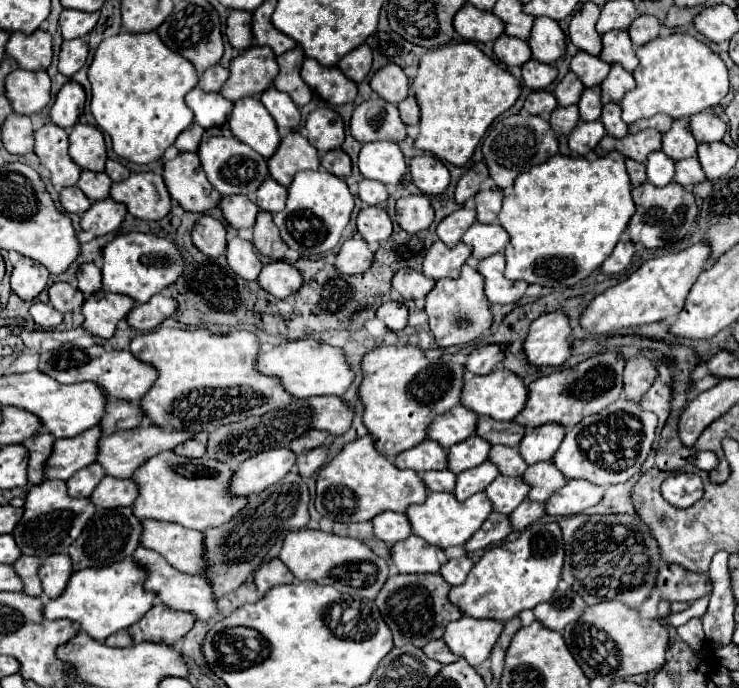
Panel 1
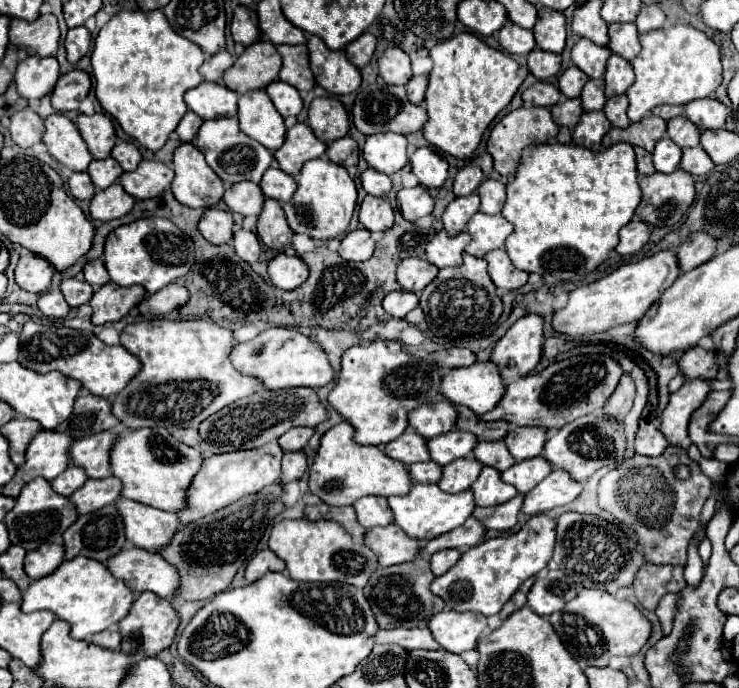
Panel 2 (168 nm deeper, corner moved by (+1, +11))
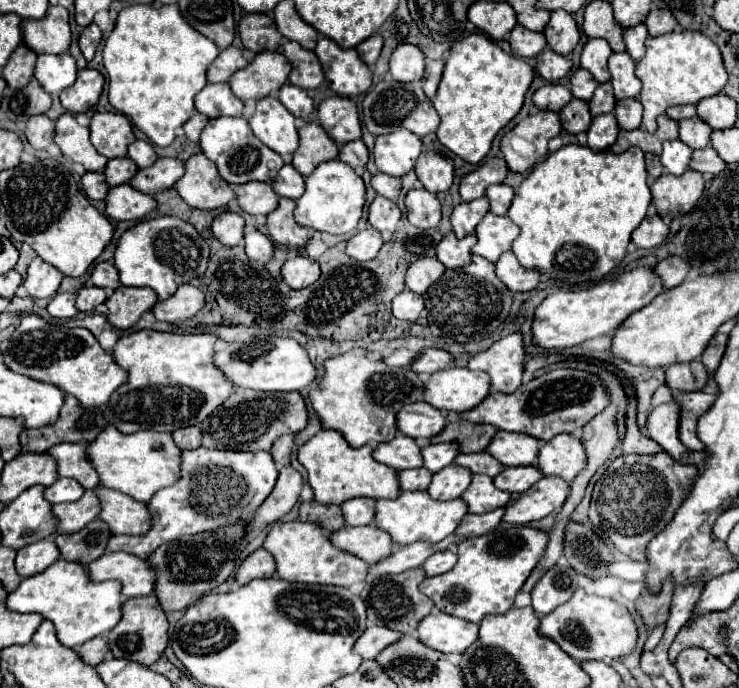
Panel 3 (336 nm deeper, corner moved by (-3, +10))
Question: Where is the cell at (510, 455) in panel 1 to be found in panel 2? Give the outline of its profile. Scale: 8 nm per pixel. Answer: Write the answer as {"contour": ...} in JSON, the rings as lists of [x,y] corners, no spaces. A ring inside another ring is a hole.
{"contour":[[[479,442],[473,448],[473,456],[483,466],[491,466],[499,472],[503,472],[515,464],[513,456],[509,456],[509,450],[505,450],[503,442]]]}

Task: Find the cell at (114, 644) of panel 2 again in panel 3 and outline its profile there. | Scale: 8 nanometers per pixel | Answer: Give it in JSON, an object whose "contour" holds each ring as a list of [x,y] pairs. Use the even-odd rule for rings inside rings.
{"contour":[[[99,635],[79,647],[79,655],[89,665],[99,665],[103,659],[109,657],[109,639],[107,635]]]}

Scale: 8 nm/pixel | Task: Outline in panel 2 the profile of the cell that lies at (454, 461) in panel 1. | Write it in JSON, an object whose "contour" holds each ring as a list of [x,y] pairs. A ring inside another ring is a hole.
{"contour":[[[451,430],[447,434],[427,440],[431,460],[439,466],[445,466],[457,458],[471,456],[471,450],[475,448],[475,444],[477,444],[477,438],[471,432],[457,432],[457,430]]]}

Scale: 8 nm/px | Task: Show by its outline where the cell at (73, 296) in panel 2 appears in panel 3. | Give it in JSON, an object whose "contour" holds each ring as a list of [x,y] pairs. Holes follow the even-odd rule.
{"contour":[[[81,287],[77,291],[77,309],[79,311],[93,311],[95,305],[103,303],[107,299],[107,293],[105,289],[101,287]]]}

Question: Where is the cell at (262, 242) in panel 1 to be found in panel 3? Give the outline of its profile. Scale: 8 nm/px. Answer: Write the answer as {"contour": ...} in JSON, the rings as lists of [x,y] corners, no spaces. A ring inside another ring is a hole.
{"contour":[[[279,199],[279,205],[275,211],[271,211],[267,215],[267,233],[269,237],[283,247],[303,247],[311,235],[315,233],[309,227],[301,227],[293,221],[293,209],[295,209],[295,201],[293,199]]]}

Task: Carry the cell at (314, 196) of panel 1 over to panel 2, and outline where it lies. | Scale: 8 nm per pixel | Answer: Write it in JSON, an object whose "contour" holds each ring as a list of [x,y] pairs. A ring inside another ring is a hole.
{"contour":[[[315,158],[307,162],[303,170],[297,174],[297,184],[299,188],[293,194],[293,198],[283,204],[285,216],[293,232],[307,234],[315,240],[329,240],[343,236],[347,232],[347,226],[351,222],[357,204],[357,188],[349,172],[327,158]]]}

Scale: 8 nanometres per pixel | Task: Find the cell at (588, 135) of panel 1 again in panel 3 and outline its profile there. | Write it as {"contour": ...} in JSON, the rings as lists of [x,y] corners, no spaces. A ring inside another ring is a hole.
{"contour":[[[613,113],[597,115],[597,117],[593,117],[593,123],[587,131],[587,137],[589,137],[587,147],[593,151],[605,151],[615,143],[617,133],[619,133],[619,125],[617,125],[617,119]]]}

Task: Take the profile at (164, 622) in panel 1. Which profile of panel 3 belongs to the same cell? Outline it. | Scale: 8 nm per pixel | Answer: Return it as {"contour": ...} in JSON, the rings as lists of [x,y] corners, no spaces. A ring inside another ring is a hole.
{"contour":[[[155,595],[147,597],[133,597],[123,603],[123,619],[119,621],[117,627],[109,631],[109,645],[115,657],[123,659],[133,659],[143,665],[153,665],[165,651],[169,643],[169,621],[161,605],[157,605]]]}

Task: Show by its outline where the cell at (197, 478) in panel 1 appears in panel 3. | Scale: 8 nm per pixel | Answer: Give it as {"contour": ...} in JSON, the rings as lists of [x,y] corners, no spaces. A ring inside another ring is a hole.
{"contour":[[[107,427],[89,445],[89,459],[93,461],[103,487],[131,495],[141,503],[149,503],[149,497],[153,497],[157,489],[169,487],[181,477],[181,451],[173,445],[171,433],[159,433],[153,429],[123,435],[121,431]]]}

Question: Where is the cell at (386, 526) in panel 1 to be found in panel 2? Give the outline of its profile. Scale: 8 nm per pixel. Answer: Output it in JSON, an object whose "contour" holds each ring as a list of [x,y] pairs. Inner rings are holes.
{"contour":[[[365,496],[353,504],[357,512],[357,520],[363,528],[373,528],[373,526],[385,526],[391,524],[391,512],[387,506],[385,498],[379,496]]]}

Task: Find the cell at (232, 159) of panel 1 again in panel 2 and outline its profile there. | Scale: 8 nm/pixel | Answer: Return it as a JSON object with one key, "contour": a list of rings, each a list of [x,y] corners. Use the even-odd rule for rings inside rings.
{"contour":[[[213,118],[205,120],[199,128],[199,134],[193,140],[193,146],[199,148],[207,160],[207,164],[213,168],[213,172],[229,186],[241,180],[259,182],[263,172],[273,164],[273,152],[261,146],[257,140],[249,138],[239,128],[237,118]]]}

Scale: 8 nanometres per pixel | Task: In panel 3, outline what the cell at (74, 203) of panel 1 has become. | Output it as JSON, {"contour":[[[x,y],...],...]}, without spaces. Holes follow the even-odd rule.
{"contour":[[[91,171],[81,177],[81,187],[89,199],[105,199],[109,191],[109,185],[105,183],[105,175]]]}

